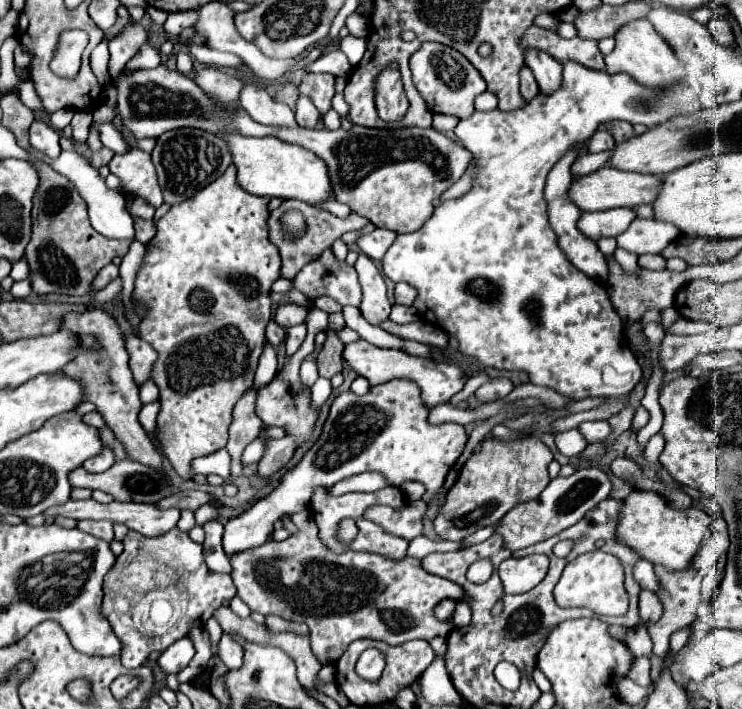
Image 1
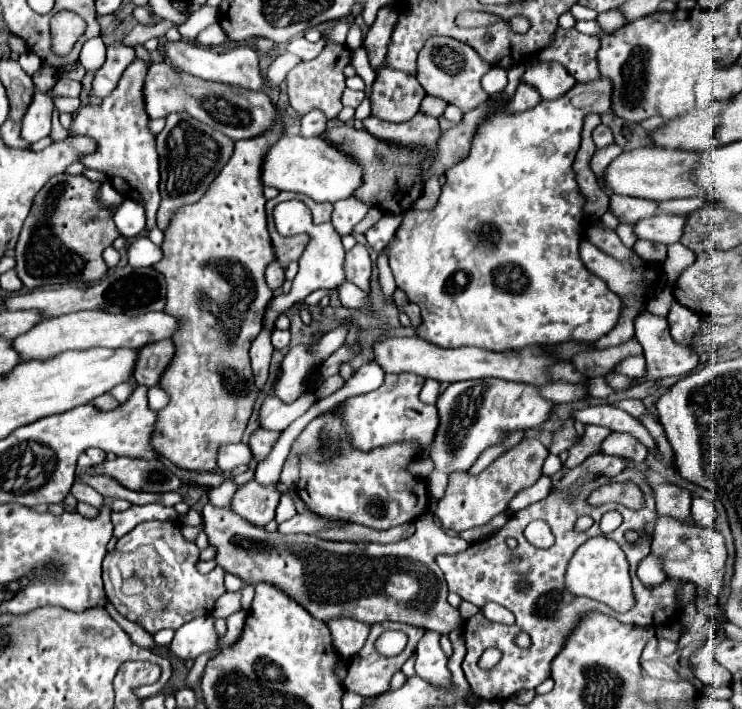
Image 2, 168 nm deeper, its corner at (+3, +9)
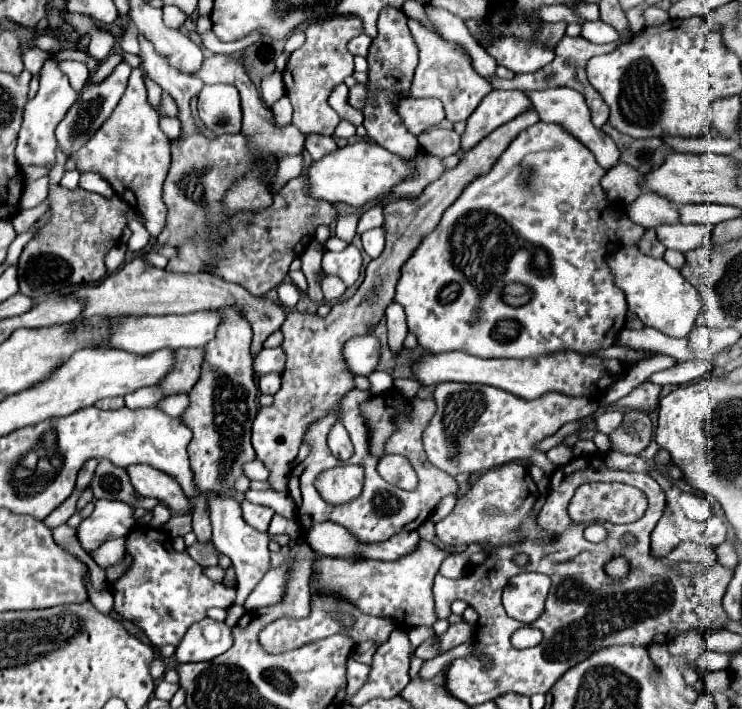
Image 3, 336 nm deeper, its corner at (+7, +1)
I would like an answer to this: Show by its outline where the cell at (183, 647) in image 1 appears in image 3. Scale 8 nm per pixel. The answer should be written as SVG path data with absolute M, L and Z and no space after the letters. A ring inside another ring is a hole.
M203 618L187 630L181 644L177 646L175 658L177 662L205 662L227 652L231 646L231 626L227 626L225 622L215 622L211 618Z

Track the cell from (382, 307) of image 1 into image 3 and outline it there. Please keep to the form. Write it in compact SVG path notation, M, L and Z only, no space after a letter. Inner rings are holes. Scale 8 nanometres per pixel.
M349 244L341 252L329 252L323 254L323 272L339 276L347 286L351 286L359 278L361 270L361 252Z

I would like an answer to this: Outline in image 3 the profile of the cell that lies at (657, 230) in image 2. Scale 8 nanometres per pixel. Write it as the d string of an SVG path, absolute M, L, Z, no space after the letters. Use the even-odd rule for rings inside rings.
M663 224L657 228L657 238L673 250L689 252L701 248L711 240L711 226L699 224Z

